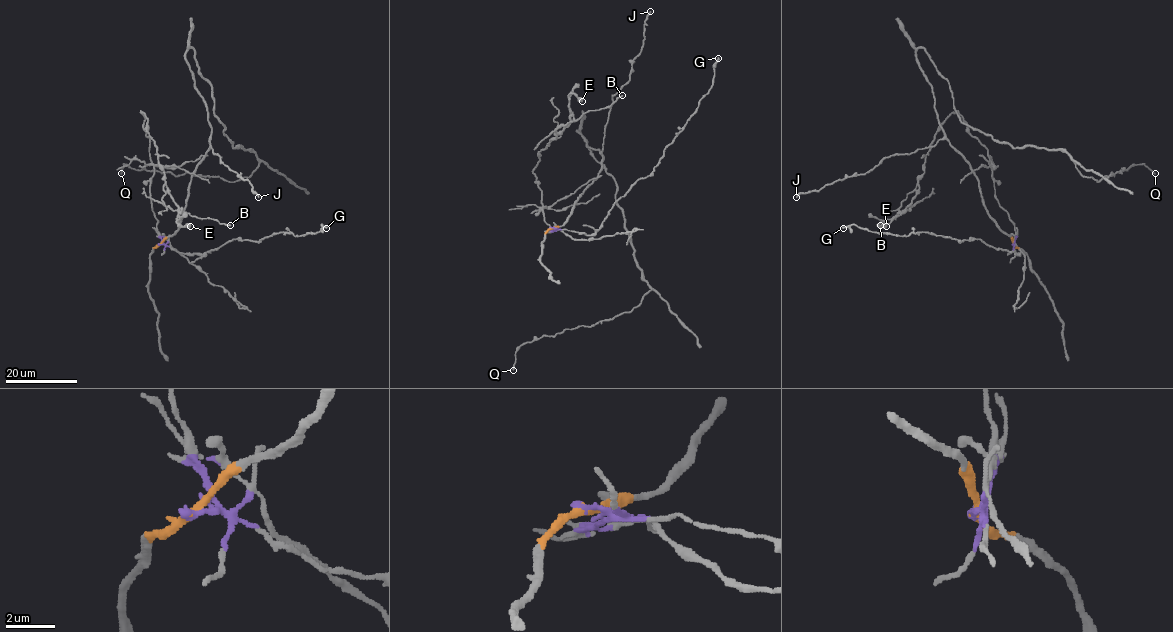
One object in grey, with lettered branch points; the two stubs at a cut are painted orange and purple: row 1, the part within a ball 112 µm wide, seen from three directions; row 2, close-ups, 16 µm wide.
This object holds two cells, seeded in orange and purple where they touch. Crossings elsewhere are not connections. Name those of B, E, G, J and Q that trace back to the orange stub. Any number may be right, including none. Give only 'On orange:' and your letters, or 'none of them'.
On orange: J, Q

